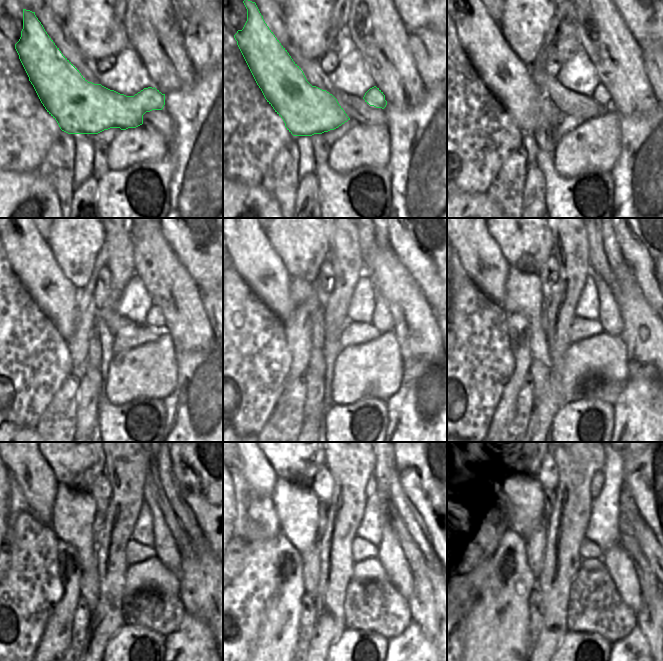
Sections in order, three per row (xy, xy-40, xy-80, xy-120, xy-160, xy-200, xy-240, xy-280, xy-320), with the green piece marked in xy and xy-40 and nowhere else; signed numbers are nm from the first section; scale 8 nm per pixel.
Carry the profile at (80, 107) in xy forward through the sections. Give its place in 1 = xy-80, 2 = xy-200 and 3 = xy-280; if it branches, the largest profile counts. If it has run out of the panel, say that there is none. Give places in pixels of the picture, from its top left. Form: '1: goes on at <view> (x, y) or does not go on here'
1: goes on at xy-80 (507, 78)
2: goes on at xy-200 (480, 256)
3: goes on at xy-280 (257, 471)

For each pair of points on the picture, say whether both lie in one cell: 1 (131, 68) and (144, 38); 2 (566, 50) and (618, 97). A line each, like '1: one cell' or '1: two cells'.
1: two cells
2: two cells

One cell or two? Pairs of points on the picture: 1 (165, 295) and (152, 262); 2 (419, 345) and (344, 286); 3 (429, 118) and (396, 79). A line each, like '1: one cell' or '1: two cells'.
1: one cell
2: two cells
3: two cells

